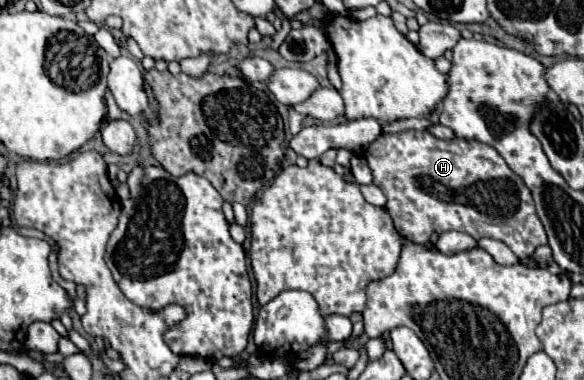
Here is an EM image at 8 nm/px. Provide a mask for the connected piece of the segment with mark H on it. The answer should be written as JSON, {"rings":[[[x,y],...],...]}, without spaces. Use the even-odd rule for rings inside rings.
{"rings":[[[401,131],[391,135],[381,135],[377,141],[369,145],[365,151],[367,165],[373,173],[373,183],[385,193],[387,197],[387,211],[395,223],[397,233],[403,239],[415,243],[427,243],[431,231],[445,233],[445,231],[463,231],[473,235],[475,239],[491,237],[499,239],[519,257],[531,255],[537,247],[547,245],[545,229],[535,213],[535,203],[531,191],[525,187],[523,179],[511,171],[505,159],[489,145],[479,141],[467,139],[437,139],[427,131]],[[513,233],[521,235],[521,241],[513,239]]]}

